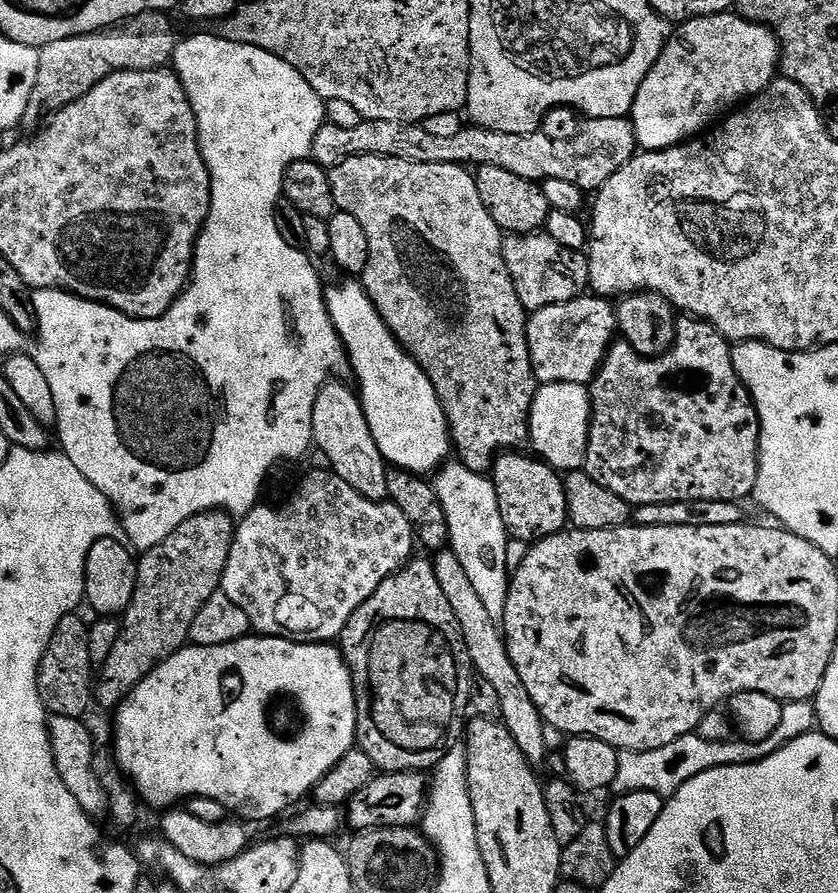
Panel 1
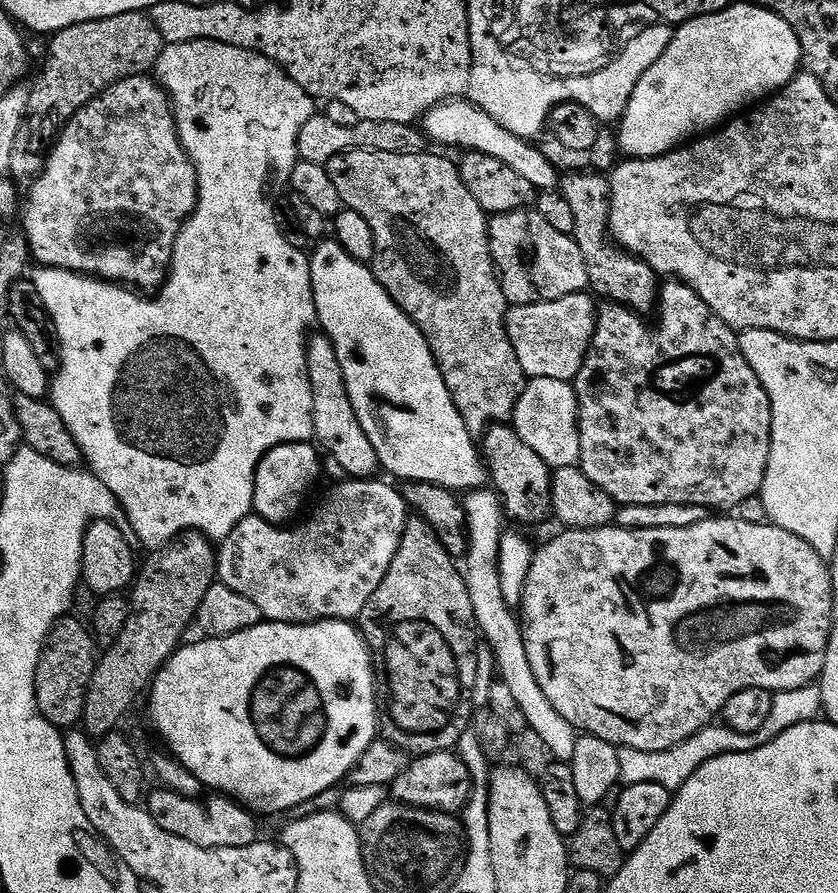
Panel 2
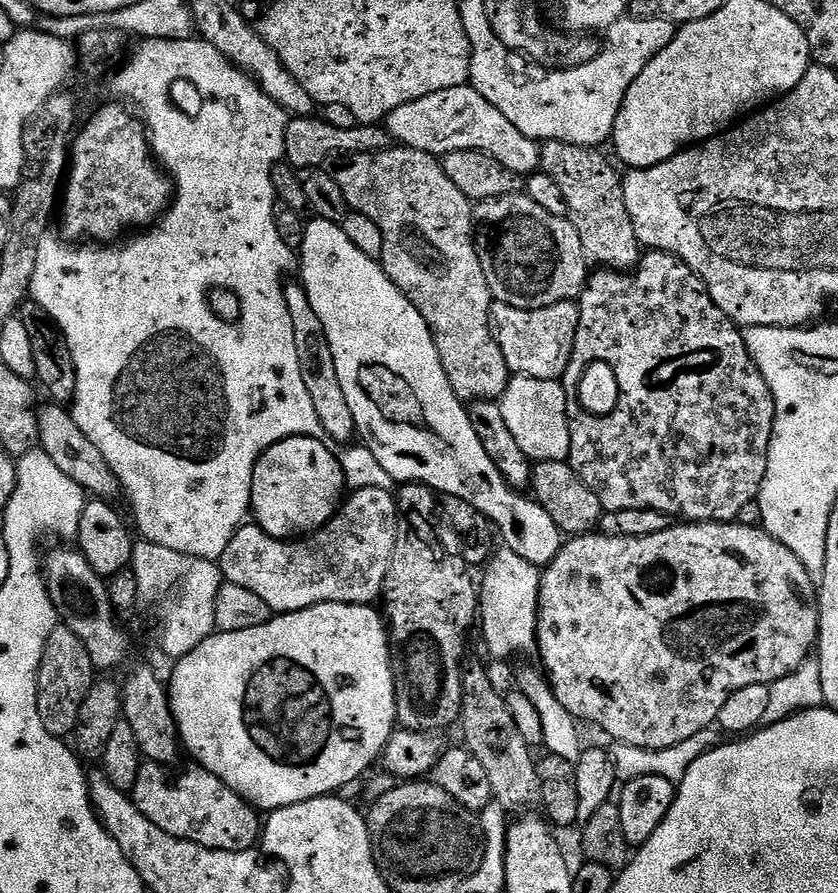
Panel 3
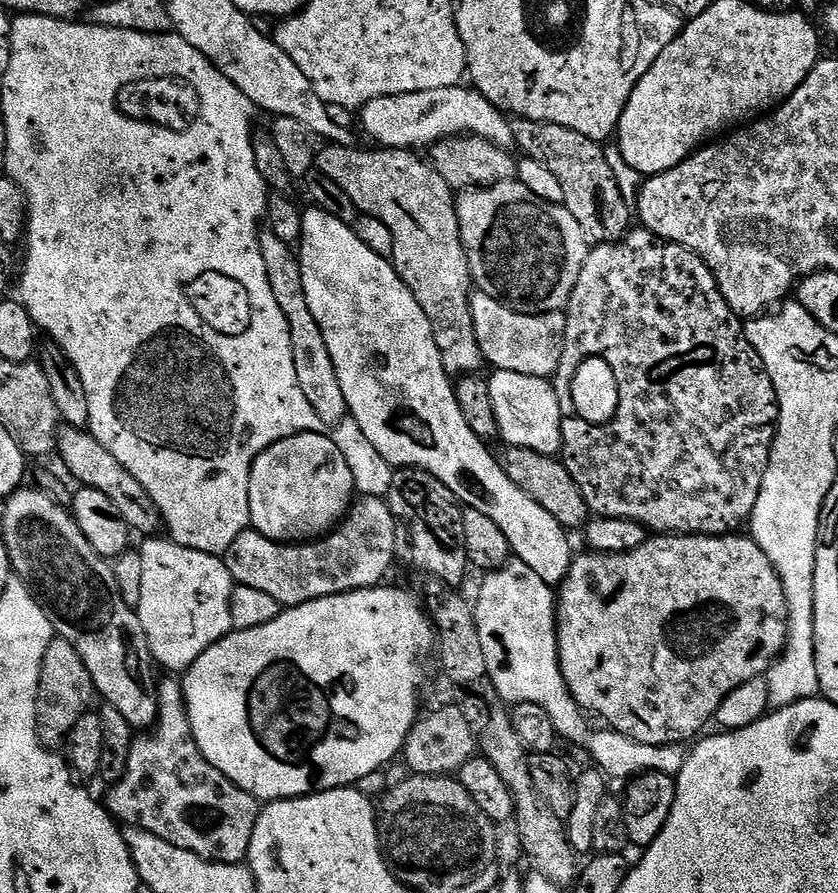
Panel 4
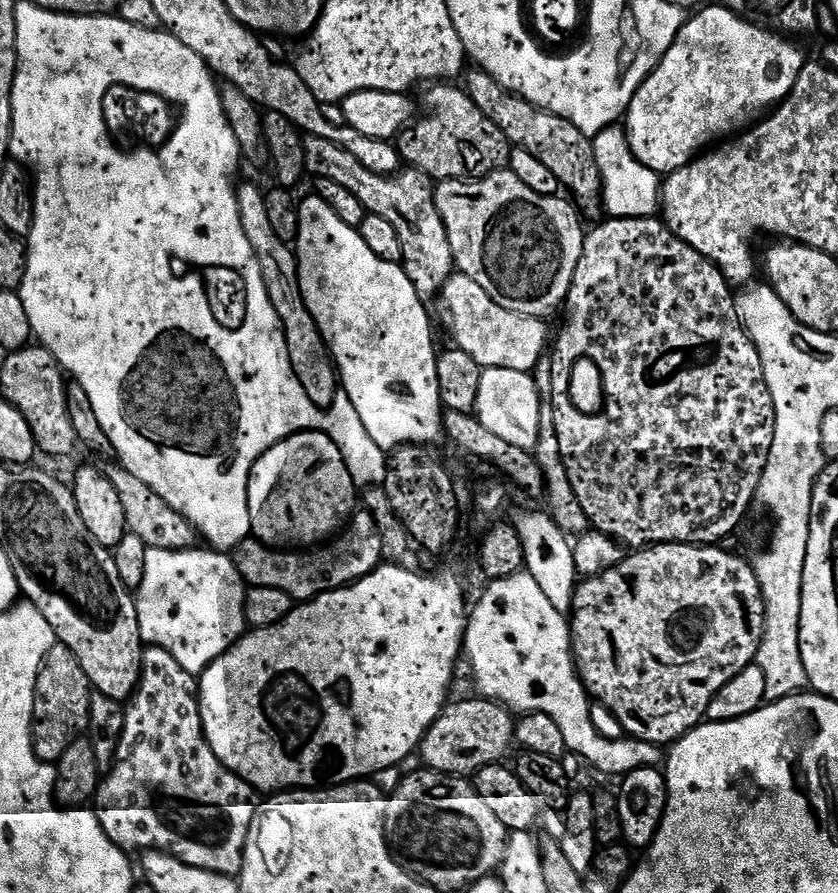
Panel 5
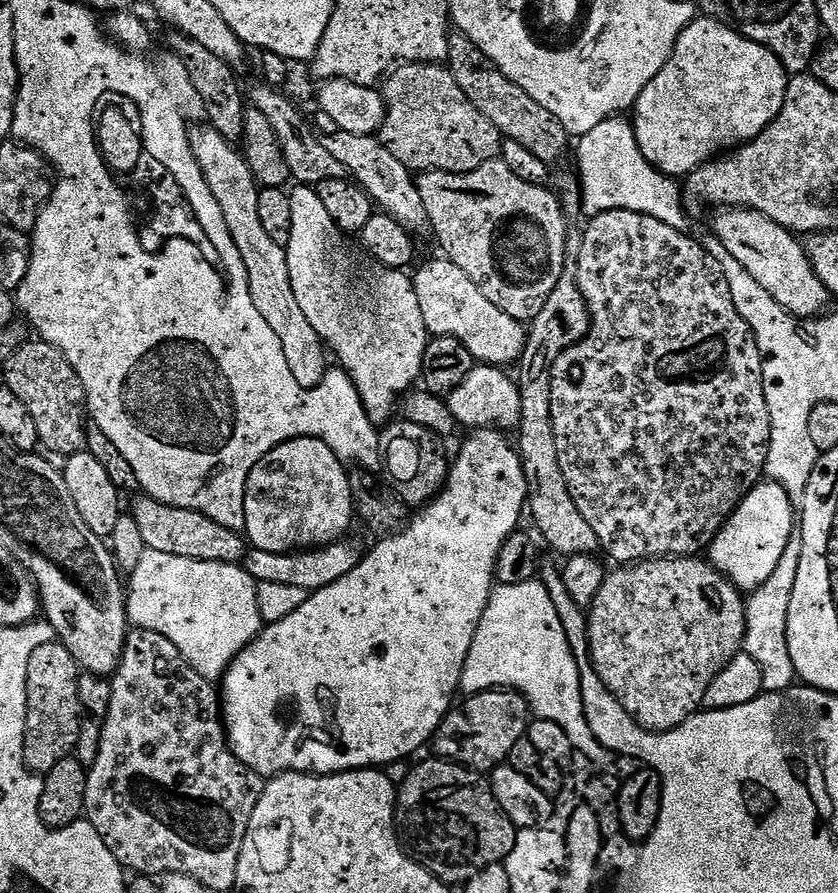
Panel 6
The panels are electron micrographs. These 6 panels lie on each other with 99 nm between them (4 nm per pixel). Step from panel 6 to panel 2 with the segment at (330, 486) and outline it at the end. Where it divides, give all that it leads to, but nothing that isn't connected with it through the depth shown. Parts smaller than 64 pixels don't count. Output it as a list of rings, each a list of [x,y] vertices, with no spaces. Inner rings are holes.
[[[315,443],[278,445],[264,455],[256,471],[252,499],[255,515],[271,524],[291,525],[297,519],[295,516],[303,510],[308,500],[308,491],[321,476],[322,456]]]

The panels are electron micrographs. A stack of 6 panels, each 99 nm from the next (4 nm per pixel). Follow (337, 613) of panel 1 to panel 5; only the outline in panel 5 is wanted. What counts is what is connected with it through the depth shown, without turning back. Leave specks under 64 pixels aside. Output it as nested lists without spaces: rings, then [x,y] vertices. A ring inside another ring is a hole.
[[[357,511],[342,534],[335,537],[334,543],[336,545],[333,548],[316,546],[311,550],[281,550],[270,548],[261,540],[249,538],[234,549],[234,561],[245,585],[286,590],[293,601],[307,602],[324,592],[333,592],[336,588],[344,588],[363,576],[369,576],[384,560],[378,522],[366,511]]]

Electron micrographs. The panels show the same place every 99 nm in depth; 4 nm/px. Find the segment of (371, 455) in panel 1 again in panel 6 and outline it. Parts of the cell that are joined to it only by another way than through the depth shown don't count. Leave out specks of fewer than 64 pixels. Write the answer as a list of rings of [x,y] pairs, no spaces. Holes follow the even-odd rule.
[[[210,126],[193,127],[188,133],[188,141],[205,182],[222,206],[230,236],[234,238],[246,262],[254,306],[258,306],[262,318],[266,318],[274,334],[278,334],[282,350],[286,354],[286,362],[296,381],[304,388],[317,388],[328,372],[330,356],[324,339],[318,334],[318,330],[314,330],[314,326],[310,326],[309,319],[302,312],[302,306],[298,306],[298,298],[294,296],[294,286],[290,280],[285,245],[274,242],[274,238],[270,238],[270,234],[266,234],[266,229],[262,226],[262,217],[258,214],[261,187],[257,184],[247,160],[237,149],[236,152],[232,149],[235,147],[226,138],[222,138],[218,130]]]

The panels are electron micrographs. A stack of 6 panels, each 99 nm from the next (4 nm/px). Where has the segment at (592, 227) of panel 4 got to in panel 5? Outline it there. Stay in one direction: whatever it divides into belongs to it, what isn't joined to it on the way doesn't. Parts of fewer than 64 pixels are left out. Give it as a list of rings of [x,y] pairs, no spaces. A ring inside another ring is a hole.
[[[479,70],[469,71],[466,91],[468,96],[506,134],[509,144],[530,150],[538,162],[542,162],[558,178],[561,189],[571,196],[581,209],[600,208],[604,194],[603,176],[599,172],[594,154],[593,137],[582,134],[578,126],[566,122],[566,118],[558,118],[541,108],[535,108],[513,92],[507,92],[499,82],[490,78],[490,74]],[[584,207],[584,208],[583,208]]]

